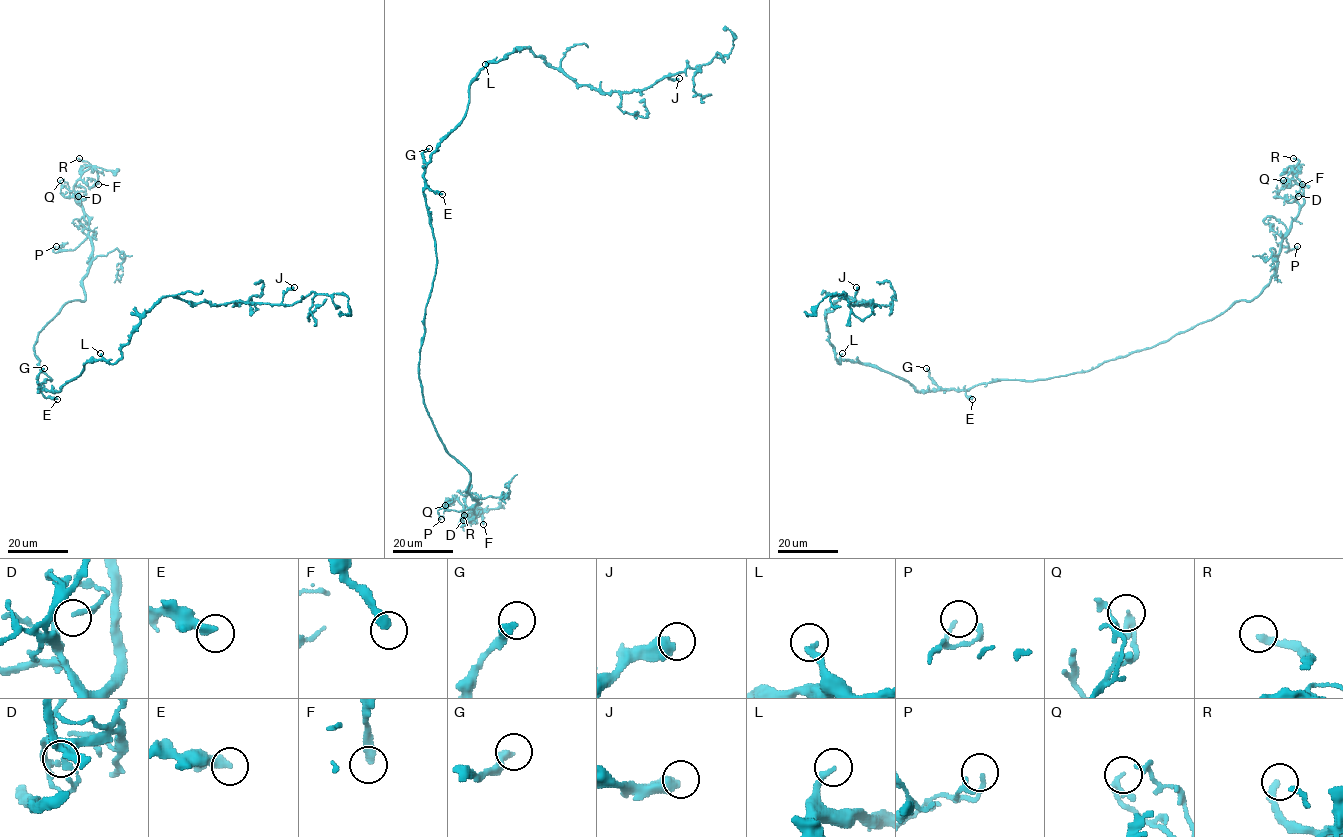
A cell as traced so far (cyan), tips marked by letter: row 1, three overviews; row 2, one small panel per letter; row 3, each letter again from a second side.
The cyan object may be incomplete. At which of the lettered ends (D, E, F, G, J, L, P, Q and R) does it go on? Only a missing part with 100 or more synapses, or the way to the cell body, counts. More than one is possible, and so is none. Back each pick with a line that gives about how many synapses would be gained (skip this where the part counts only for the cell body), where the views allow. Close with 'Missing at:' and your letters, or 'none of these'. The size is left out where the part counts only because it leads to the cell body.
Missing at: R

